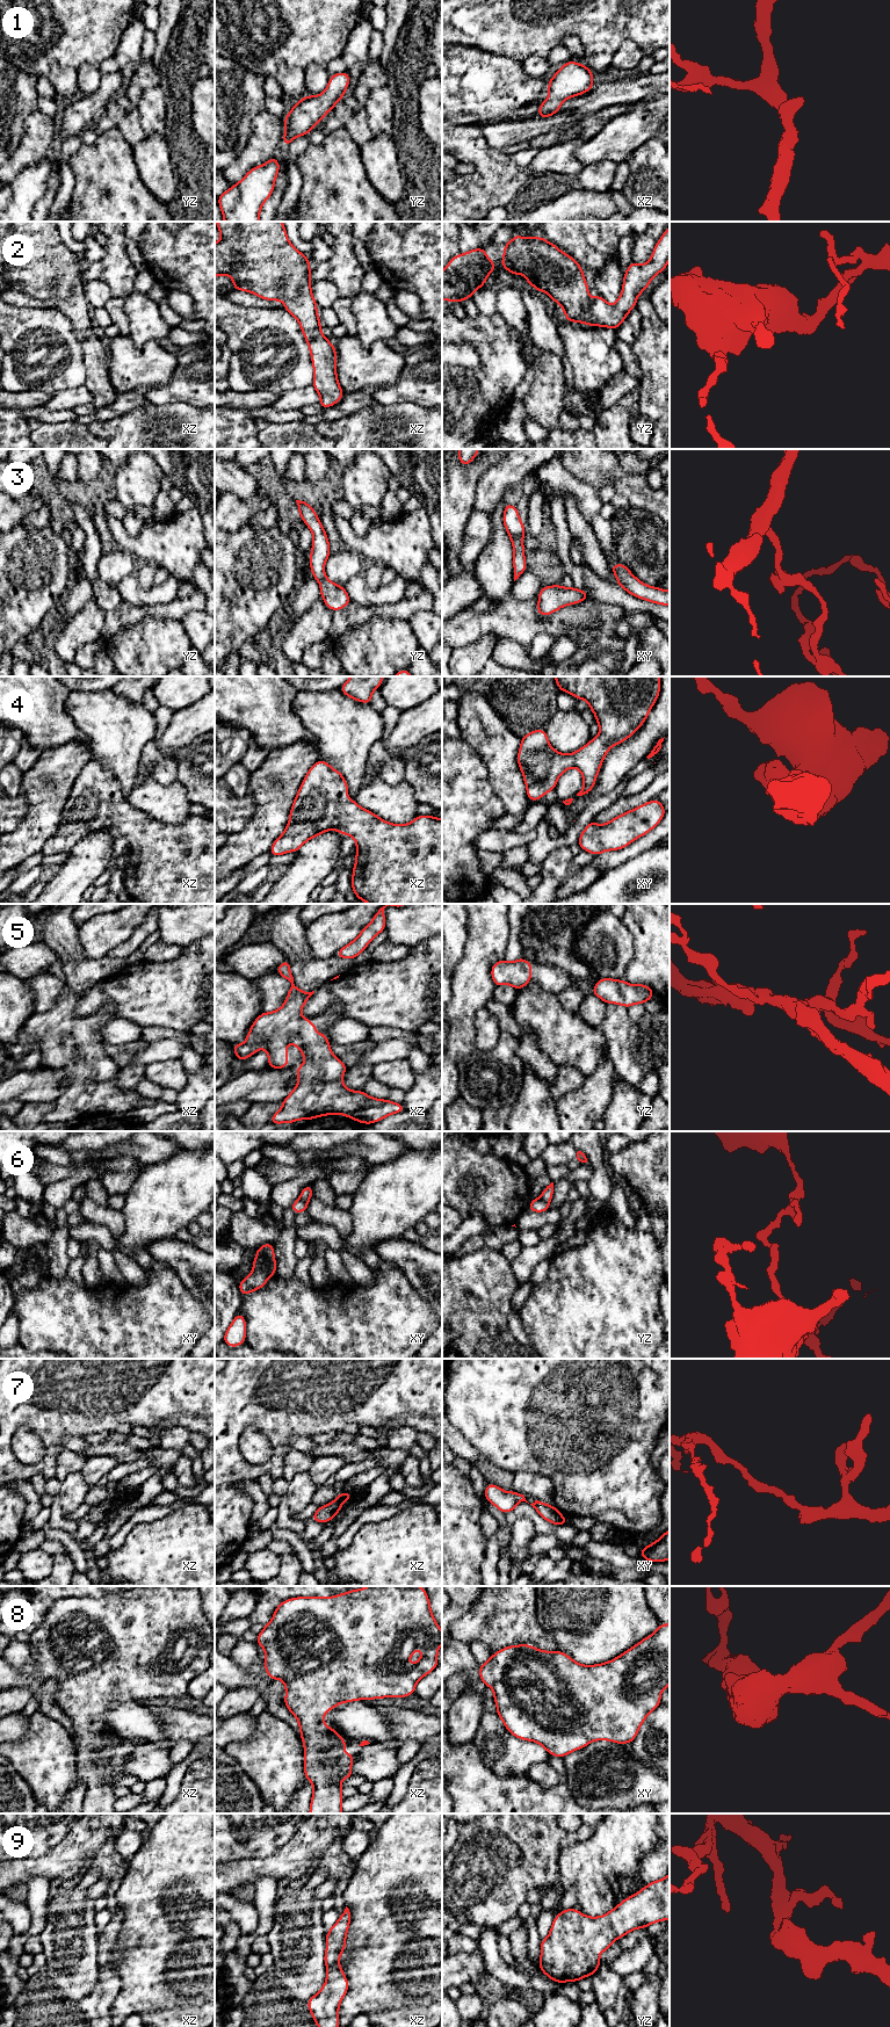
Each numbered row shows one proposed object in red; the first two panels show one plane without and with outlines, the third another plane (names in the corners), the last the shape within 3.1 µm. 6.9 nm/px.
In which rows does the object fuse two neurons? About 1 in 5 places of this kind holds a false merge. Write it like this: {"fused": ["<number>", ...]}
{"fused": ["6", "7"]}

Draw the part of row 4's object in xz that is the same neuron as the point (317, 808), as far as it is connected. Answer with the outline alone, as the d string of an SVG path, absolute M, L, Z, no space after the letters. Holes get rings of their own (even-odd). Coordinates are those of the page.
M318 760L295 797L284 832L274 841L272 856L298 852L310 839L337 830L356 840L352 890L369 904L442 904L442 819L417 816L406 825L392 824L347 799L348 784L328 762Z

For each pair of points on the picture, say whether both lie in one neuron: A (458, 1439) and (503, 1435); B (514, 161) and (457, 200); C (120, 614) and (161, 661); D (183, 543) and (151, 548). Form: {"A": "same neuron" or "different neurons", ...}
{"A": "different neurons", "B": "same neuron", "C": "different neurons", "D": "same neuron"}

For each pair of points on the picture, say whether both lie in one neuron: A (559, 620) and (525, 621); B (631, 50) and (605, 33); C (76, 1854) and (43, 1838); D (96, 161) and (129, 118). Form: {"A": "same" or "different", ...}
{"A": "same", "B": "different", "C": "different", "D": "different"}

